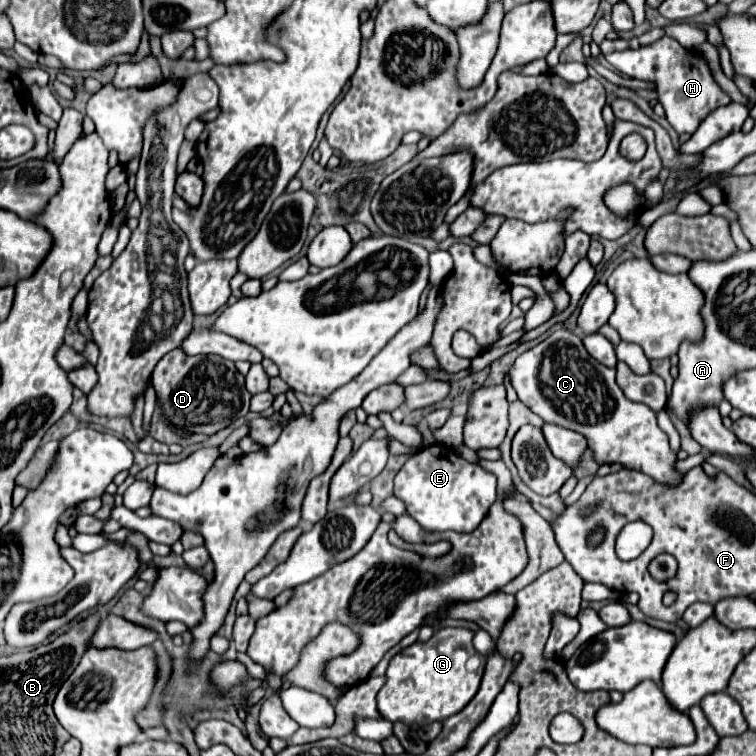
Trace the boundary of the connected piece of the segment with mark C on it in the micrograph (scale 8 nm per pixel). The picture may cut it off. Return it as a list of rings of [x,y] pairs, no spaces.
[[[567,328],[555,330],[535,348],[523,352],[509,370],[513,388],[523,404],[537,412],[545,422],[581,432],[589,440],[601,464],[625,464],[657,482],[677,484],[679,474],[673,470],[677,460],[669,448],[667,434],[657,426],[657,414],[645,406],[631,402],[615,384],[615,368],[607,368],[593,360],[583,340]]]

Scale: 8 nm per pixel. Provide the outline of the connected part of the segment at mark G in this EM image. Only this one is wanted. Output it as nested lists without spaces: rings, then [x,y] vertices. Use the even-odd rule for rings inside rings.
[[[441,628],[427,642],[415,642],[389,662],[387,682],[377,694],[377,708],[389,722],[403,722],[411,728],[423,728],[431,722],[443,722],[457,714],[477,692],[485,664],[477,672],[467,672],[465,662],[477,654],[473,648],[473,630]]]

